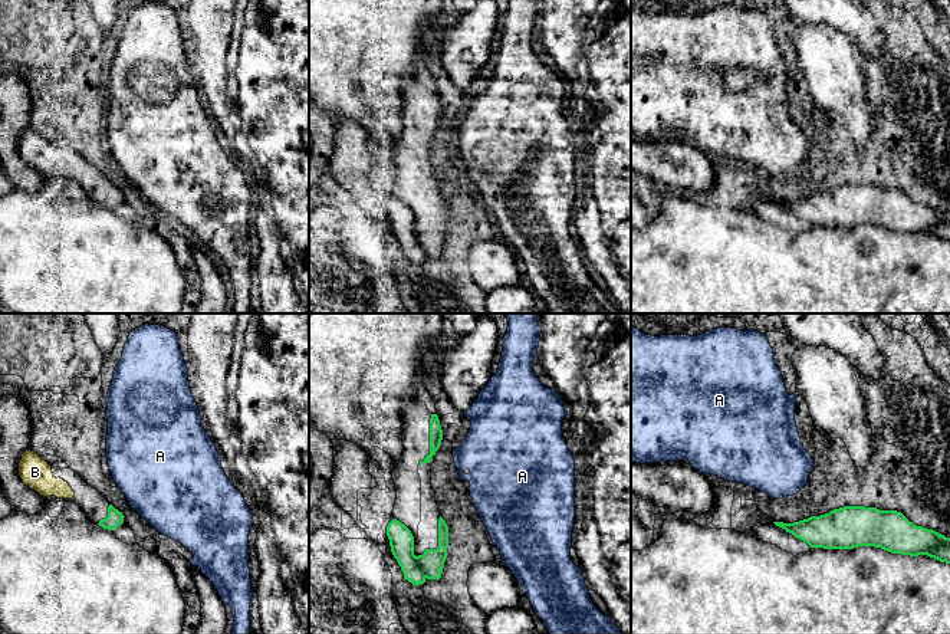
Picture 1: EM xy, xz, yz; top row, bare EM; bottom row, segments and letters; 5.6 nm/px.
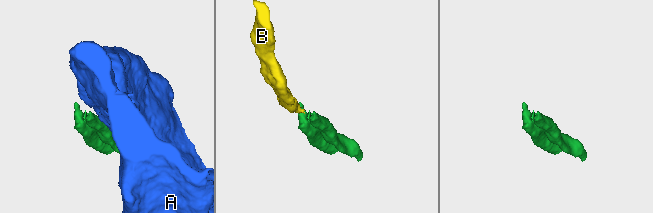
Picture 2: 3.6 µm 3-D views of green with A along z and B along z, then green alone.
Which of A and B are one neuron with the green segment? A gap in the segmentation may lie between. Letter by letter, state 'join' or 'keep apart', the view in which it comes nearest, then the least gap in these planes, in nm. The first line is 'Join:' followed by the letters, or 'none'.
Join: B
A: keep apart; nearest in xy; 60 nm apart
B: join; nearest in xy; 200 nm apart

